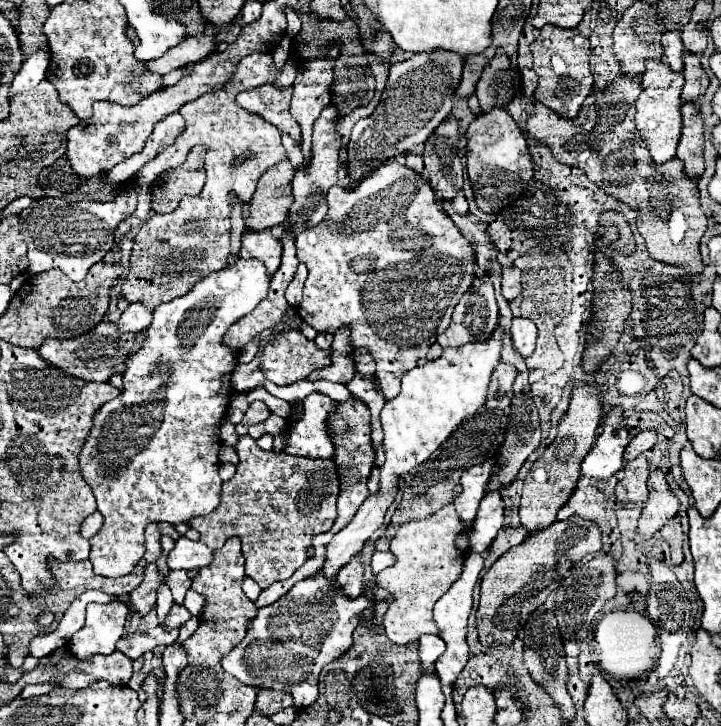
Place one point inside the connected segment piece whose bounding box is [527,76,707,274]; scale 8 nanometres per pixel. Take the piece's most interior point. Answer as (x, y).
(601, 140)

